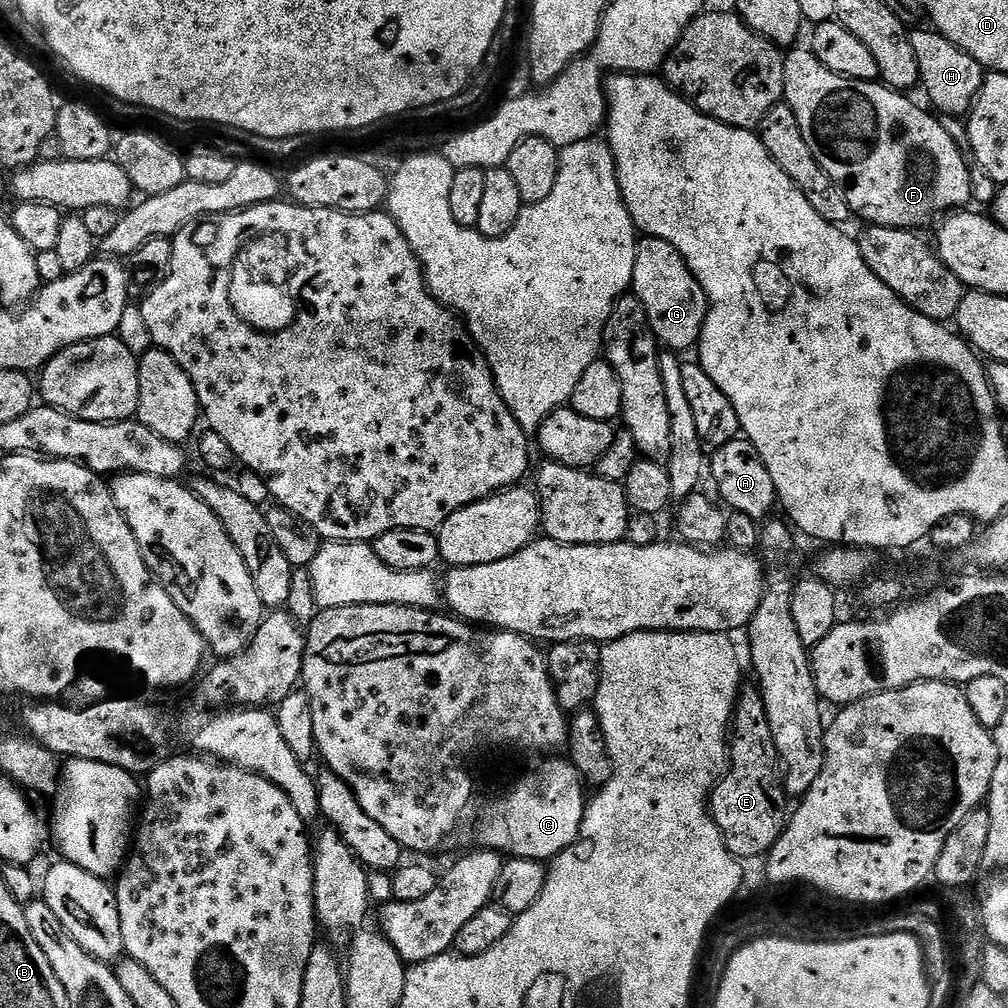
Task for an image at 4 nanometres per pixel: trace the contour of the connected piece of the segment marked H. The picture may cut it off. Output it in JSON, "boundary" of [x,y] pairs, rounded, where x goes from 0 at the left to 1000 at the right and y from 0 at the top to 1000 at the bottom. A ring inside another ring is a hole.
{"boundary":[[[920,31],[904,33],[907,55],[911,58],[913,83],[915,88],[917,87],[918,93],[921,94],[922,101],[920,100],[920,102],[930,112],[937,115],[959,116],[960,112],[964,110],[964,104],[968,101],[968,94],[976,84],[978,68],[966,58],[962,58],[962,54],[958,54],[953,48],[946,46],[946,42],[942,42],[932,32]]]}

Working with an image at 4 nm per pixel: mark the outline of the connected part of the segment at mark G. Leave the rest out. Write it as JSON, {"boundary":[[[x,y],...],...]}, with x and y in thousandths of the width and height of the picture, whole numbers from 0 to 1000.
{"boundary":[[[639,234],[632,241],[626,289],[637,300],[643,322],[660,346],[679,351],[682,345],[689,346],[693,342],[698,317],[702,313],[702,297],[692,276],[688,276],[677,252],[673,252],[665,240]]]}

